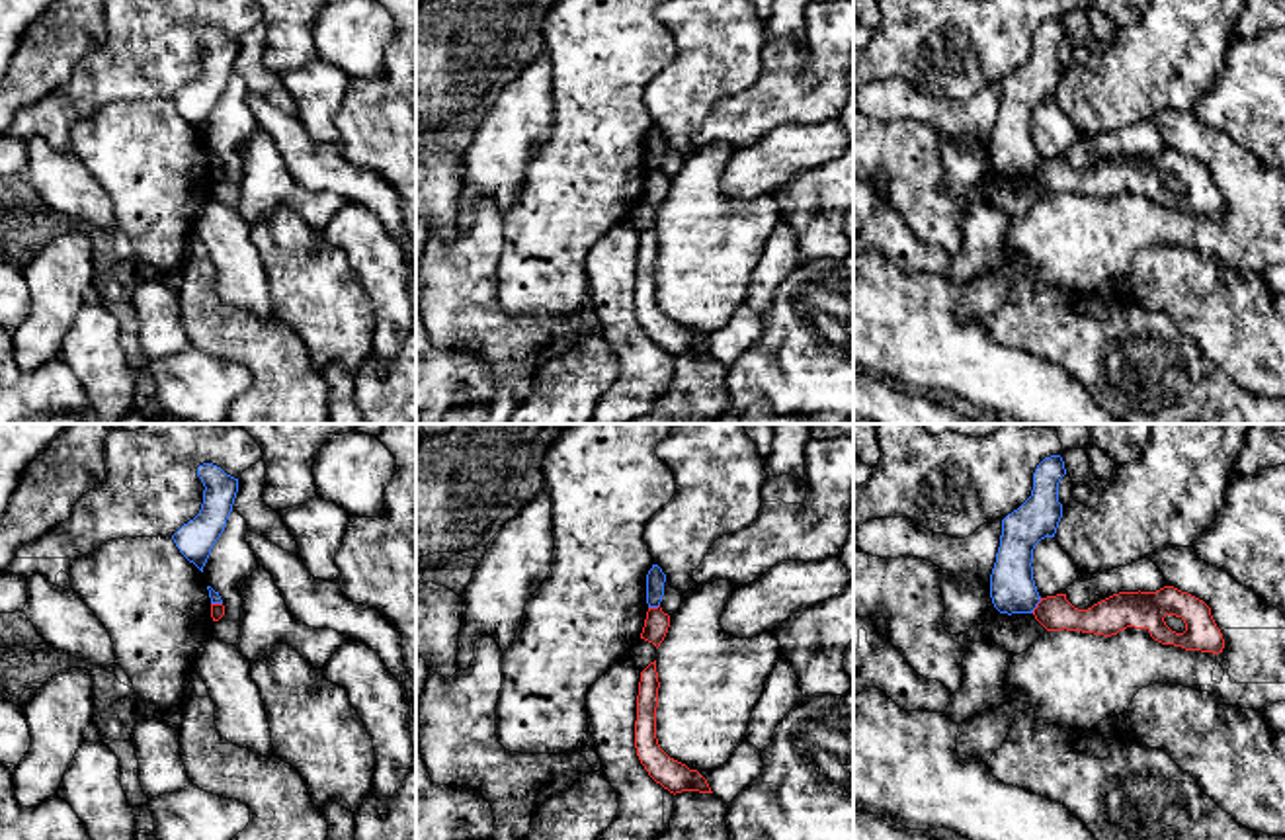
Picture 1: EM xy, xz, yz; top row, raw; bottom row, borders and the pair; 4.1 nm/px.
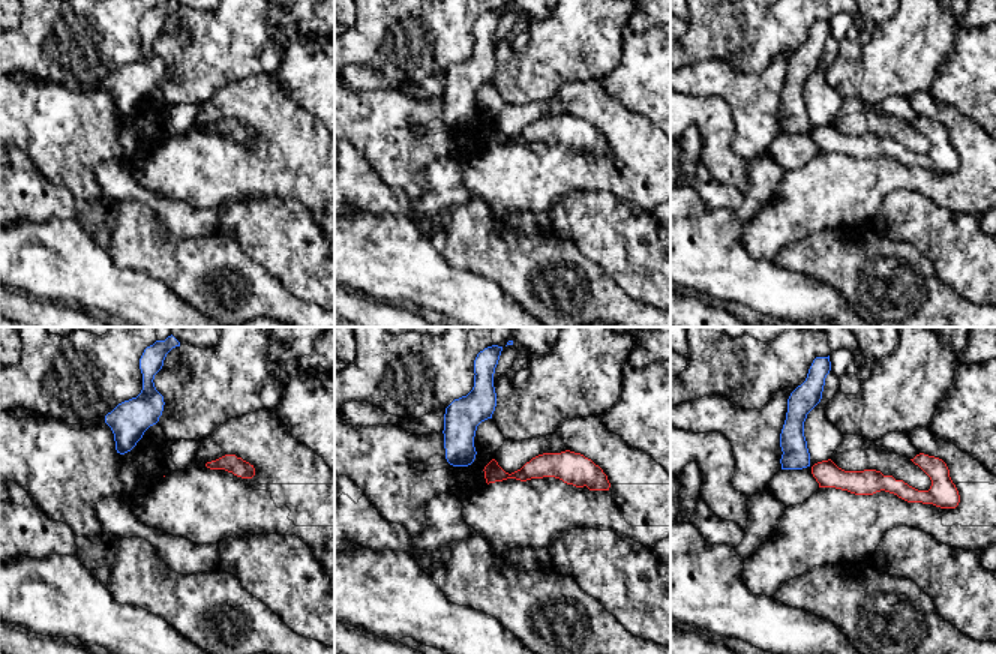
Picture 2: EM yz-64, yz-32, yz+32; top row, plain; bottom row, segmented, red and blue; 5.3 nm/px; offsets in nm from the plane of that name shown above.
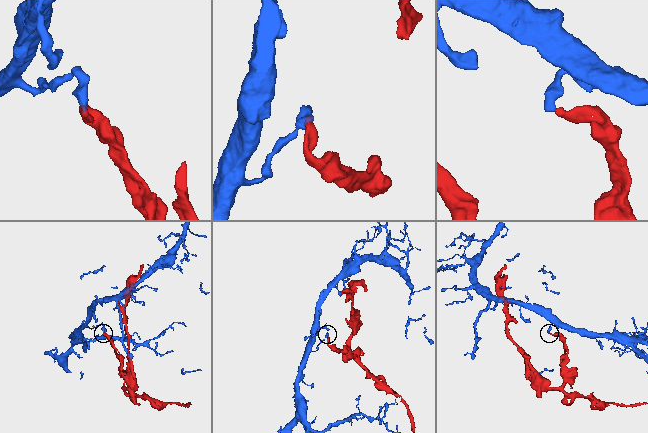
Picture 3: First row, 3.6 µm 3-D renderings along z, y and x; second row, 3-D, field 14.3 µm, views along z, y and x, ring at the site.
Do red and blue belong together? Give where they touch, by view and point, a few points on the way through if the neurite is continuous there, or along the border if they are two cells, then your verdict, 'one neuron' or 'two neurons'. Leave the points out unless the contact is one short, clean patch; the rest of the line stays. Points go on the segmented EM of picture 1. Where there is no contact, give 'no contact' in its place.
meets red in yz at (1037, 606); border along yz (1041, 598), (1032, 612); two neurons

